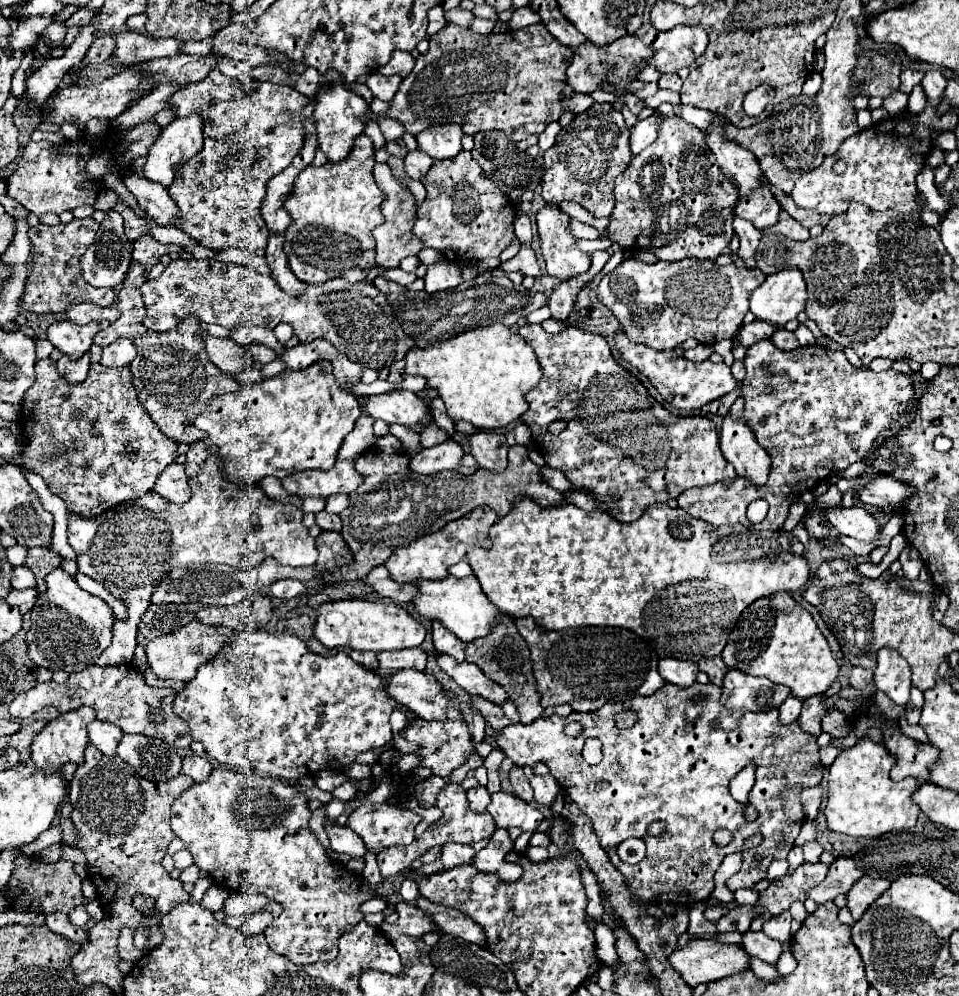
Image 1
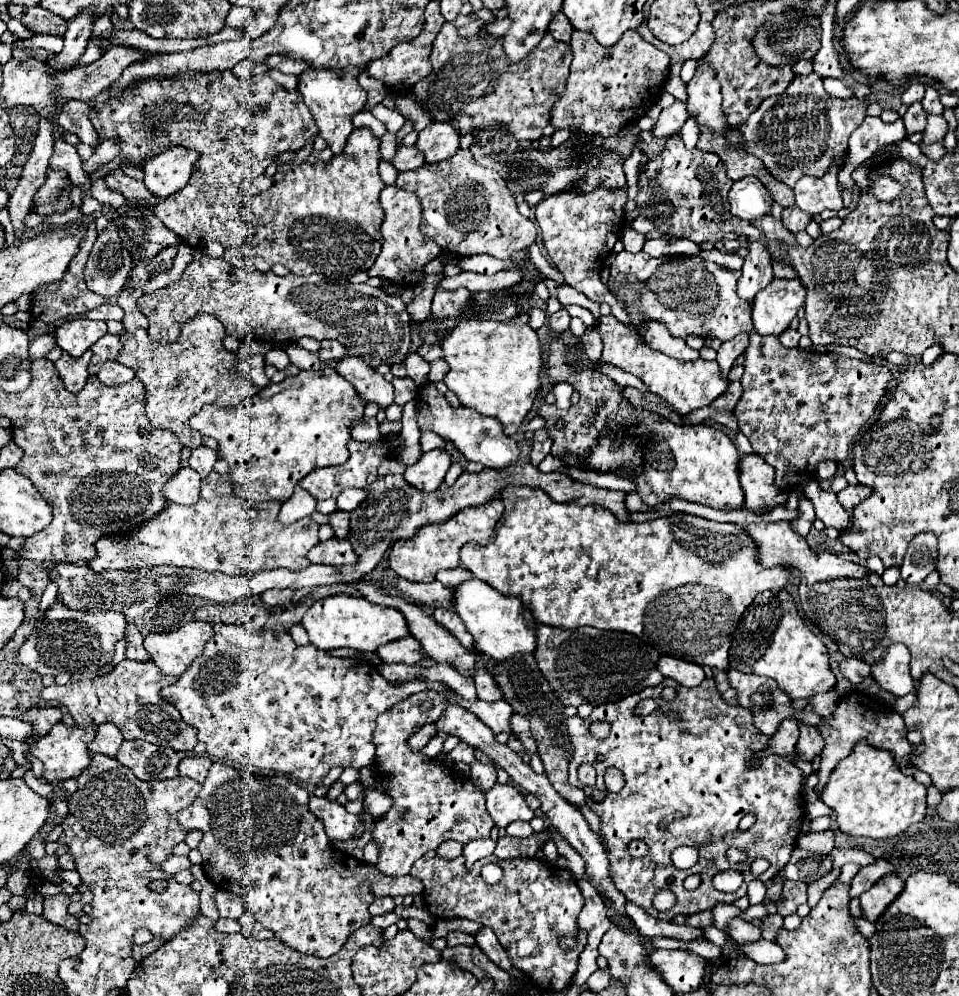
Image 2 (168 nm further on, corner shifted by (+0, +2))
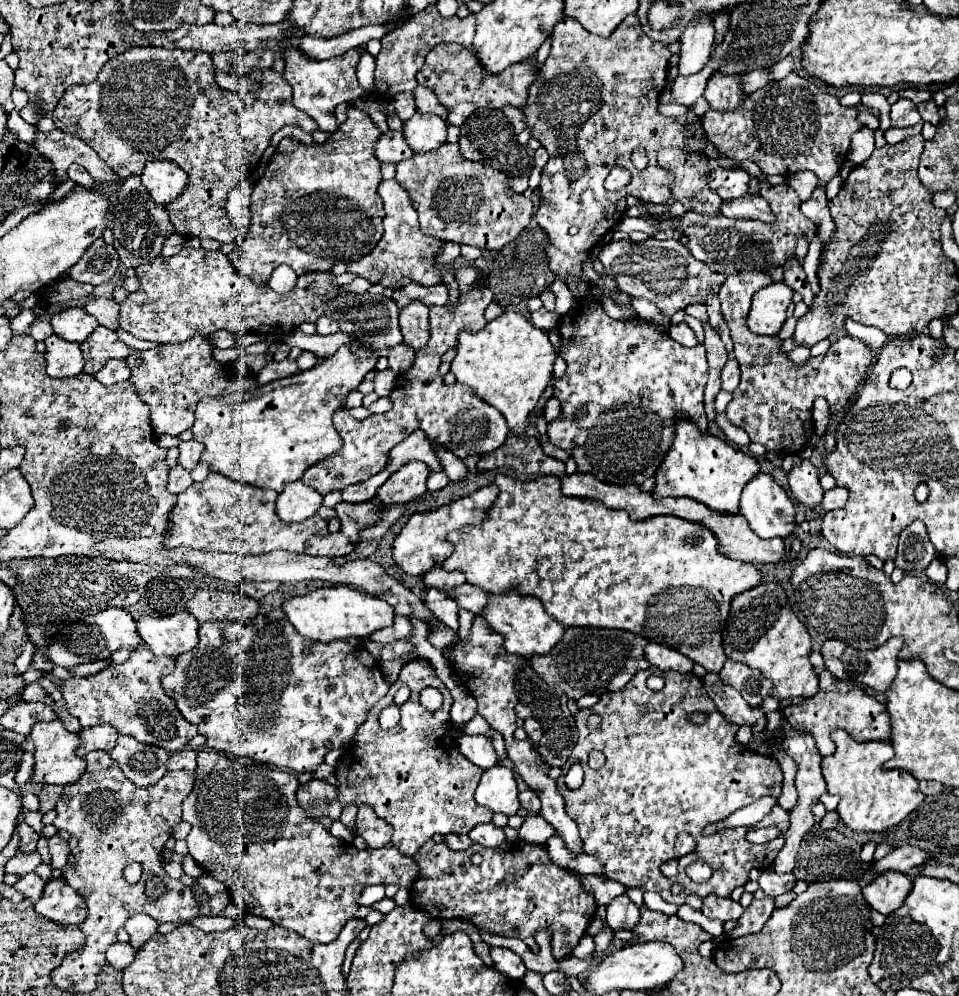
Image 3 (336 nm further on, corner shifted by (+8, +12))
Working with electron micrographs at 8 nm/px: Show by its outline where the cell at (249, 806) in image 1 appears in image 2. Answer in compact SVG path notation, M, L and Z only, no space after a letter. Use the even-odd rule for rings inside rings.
M214 763L194 803L178 813L178 823L186 831L200 829L204 833L198 851L202 855L202 869L208 881L214 883L216 889L240 895L244 907L266 929L274 931L274 939L306 955L330 957L338 953L350 933L370 923L372 915L368 913L368 905L374 897L422 893L420 879L410 875L390 879L388 875L376 871L374 865L330 847L322 821L308 809L308 791L284 775L252 775L226 763Z

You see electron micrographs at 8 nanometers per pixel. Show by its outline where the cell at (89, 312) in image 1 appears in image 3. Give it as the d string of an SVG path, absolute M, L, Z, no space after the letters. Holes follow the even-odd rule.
M94 299L90 301L86 307L86 313L90 313L92 317L96 317L100 321L100 325L112 329L112 331L118 331L120 325L118 325L118 313L120 313L120 305L112 299Z

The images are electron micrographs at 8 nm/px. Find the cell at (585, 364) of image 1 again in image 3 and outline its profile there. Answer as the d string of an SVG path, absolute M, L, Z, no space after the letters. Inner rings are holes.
M680 419L676 425L674 445L656 473L656 489L652 493L656 497L690 497L716 513L738 515L742 489L760 471L758 459L732 449L732 445L718 437L700 433L700 429L688 419Z

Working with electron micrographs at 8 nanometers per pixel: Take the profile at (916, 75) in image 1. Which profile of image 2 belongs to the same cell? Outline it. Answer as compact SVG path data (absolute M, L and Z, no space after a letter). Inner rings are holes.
M912 83L904 93L902 93L902 103L912 105L914 101L920 101L924 97L924 85L922 83Z

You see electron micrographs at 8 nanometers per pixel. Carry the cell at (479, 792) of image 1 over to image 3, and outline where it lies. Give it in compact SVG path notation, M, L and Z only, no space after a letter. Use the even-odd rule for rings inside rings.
M462 735L458 739L458 747L468 761L472 761L474 765L482 769L490 769L498 765L496 751L492 747L492 739L486 735Z

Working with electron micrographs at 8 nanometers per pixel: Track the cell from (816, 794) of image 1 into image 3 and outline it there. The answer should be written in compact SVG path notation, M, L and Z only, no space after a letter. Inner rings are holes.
M814 667L814 671L820 679L818 695L814 695L812 699L806 699L800 705L786 707L782 713L784 713L784 717L786 717L786 721L790 723L792 729L806 731L814 737L818 753L822 757L834 753L834 743L830 741L830 733L834 729L848 731L848 735L858 743L878 741L878 739L888 739L890 737L890 717L886 713L884 703L880 703L872 695L868 695L862 685L852 683L852 681L840 681L824 667Z

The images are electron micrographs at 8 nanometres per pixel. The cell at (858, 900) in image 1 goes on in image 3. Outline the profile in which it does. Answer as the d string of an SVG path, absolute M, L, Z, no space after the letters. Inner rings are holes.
M886 871L880 877L876 877L876 881L866 885L862 893L872 909L876 909L882 915L888 915L894 909L902 907L906 893L910 893L910 885L912 881L904 873Z

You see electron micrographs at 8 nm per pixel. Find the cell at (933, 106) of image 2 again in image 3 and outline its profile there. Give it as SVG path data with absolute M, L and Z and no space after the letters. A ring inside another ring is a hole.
M926 101L926 103L920 103L918 105L918 111L922 115L922 119L926 123L932 123L932 125L938 125L940 123L940 115L938 115L938 107L934 101Z

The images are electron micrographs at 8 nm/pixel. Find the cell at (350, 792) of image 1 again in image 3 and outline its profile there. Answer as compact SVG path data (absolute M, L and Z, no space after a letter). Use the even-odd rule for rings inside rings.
M348 805L344 811L342 811L342 817L340 817L340 821L344 823L344 825L348 825L354 833L357 834L357 827L356 827L356 816L358 813L358 809L356 809L356 805Z

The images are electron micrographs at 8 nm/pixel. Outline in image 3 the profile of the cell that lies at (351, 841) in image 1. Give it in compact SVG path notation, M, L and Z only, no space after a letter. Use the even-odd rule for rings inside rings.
M312 779L310 783L300 785L296 801L308 817L330 817L332 821L340 819L342 805L338 801L338 791L328 781Z

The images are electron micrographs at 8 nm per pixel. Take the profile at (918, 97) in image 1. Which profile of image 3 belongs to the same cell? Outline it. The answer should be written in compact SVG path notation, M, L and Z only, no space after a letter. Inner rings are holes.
M898 99L890 111L892 127L910 127L920 121L920 113L910 99Z

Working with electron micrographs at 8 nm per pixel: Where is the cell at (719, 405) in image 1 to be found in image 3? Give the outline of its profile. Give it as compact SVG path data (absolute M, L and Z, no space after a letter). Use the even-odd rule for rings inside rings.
M730 359L722 369L722 389L734 391L740 383L740 365L736 359Z

